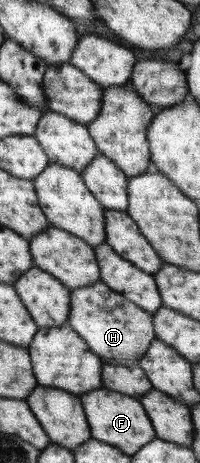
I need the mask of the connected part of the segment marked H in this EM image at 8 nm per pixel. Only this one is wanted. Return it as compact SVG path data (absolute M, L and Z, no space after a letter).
M101 281L70 291L66 324L85 341L91 353L111 365L138 366L154 338L152 314L114 293Z

